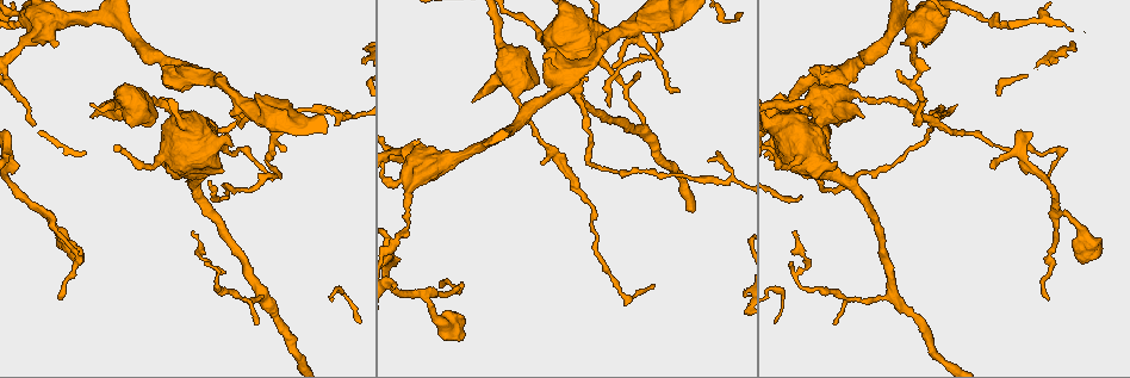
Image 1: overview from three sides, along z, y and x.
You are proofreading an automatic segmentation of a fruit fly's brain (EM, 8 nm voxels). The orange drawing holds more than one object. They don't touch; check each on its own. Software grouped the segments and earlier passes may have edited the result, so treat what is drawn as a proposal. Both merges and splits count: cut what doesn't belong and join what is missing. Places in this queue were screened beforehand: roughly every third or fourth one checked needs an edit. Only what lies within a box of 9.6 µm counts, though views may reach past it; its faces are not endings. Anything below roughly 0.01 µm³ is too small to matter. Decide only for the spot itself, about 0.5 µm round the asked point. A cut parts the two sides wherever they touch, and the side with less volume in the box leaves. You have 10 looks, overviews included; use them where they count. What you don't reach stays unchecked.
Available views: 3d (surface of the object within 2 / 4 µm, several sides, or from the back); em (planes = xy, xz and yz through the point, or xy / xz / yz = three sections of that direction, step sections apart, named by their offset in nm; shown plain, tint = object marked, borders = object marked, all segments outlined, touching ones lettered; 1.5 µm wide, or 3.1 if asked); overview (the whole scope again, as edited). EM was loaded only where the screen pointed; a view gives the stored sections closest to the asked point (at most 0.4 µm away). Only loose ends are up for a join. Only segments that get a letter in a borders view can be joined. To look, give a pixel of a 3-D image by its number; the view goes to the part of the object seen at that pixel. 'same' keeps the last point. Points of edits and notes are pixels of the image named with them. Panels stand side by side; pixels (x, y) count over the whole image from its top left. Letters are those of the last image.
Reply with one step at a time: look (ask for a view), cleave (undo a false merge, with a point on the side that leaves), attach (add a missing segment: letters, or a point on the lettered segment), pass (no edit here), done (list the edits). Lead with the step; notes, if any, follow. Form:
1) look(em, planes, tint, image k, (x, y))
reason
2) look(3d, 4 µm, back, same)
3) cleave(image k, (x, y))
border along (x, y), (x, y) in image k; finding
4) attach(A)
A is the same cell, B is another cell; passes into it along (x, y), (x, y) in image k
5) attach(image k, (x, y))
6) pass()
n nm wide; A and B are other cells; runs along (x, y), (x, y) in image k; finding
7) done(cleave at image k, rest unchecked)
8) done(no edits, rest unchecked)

look(em, yz, step 8, tint, image 1, (193, 230))
end of a long branch

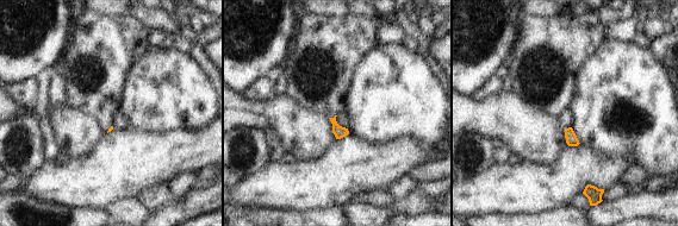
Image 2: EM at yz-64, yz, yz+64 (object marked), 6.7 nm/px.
look(em, planes, tint, same)

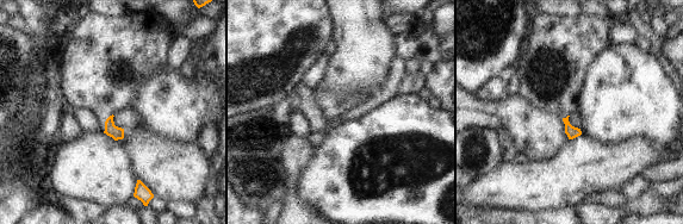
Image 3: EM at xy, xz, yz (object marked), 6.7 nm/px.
look(em, planes, borders, same)
what lies round it

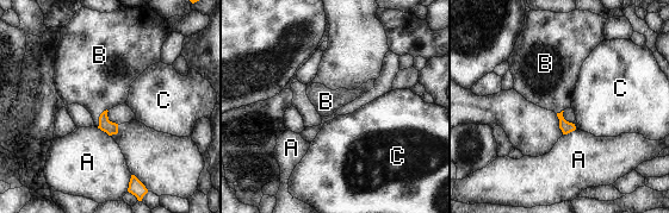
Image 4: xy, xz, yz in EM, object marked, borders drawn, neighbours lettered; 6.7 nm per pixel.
attach(B)
80 nm wide; B is the same cell, A and C are other cells; passes into it along (105, 125), (99, 118), (99, 81) in image 4; it goes on there

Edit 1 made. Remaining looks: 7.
look(overview)
see it whole again

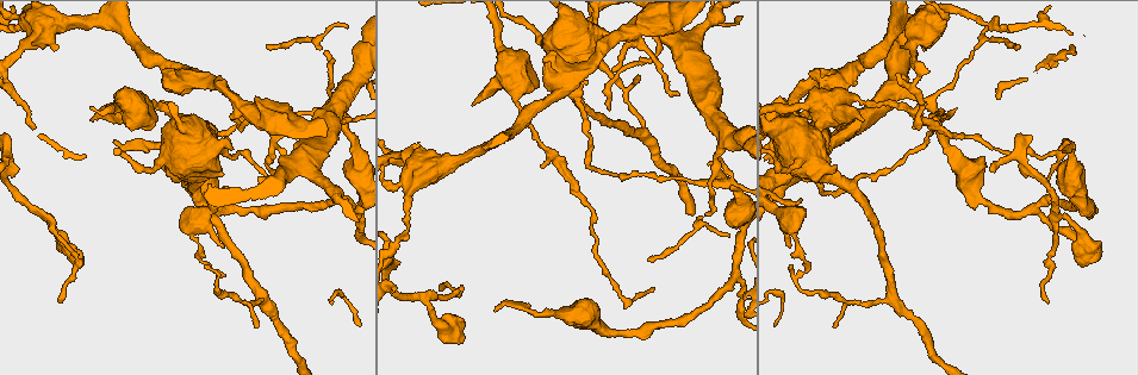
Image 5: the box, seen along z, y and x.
look(3d, 4 µm, image 5, (442, 291))
tapers out

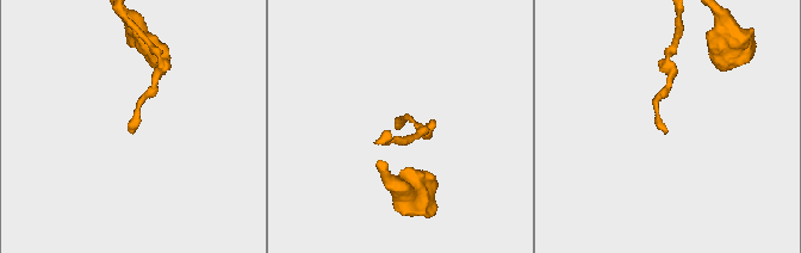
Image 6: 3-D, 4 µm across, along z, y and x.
look(em, yz, step 8, borders, image 6, (398, 128))
now the EM

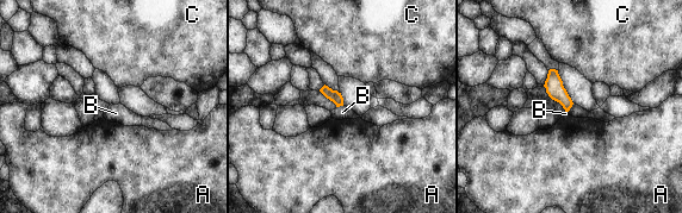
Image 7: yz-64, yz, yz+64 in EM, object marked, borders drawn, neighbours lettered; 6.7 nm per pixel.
pass()
80 nm wide; A, B and C are other cells; border along (342, 105), (336, 107) in image 7; no lettered segment goes on from it

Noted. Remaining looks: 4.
done(attach at image 4, rest unchecked)

